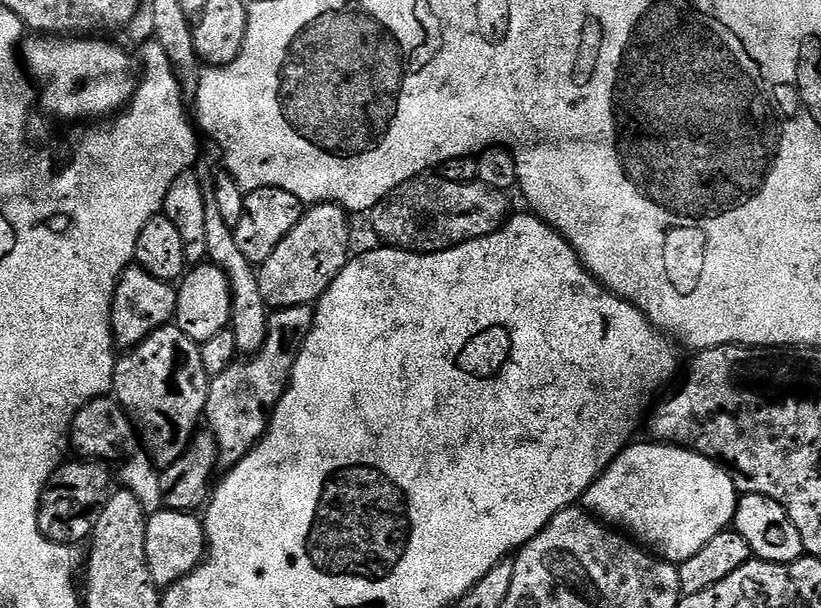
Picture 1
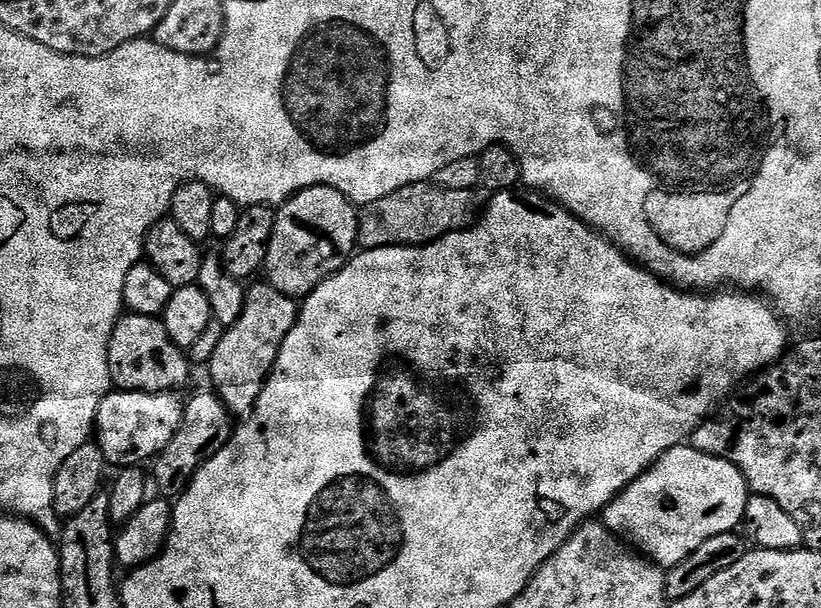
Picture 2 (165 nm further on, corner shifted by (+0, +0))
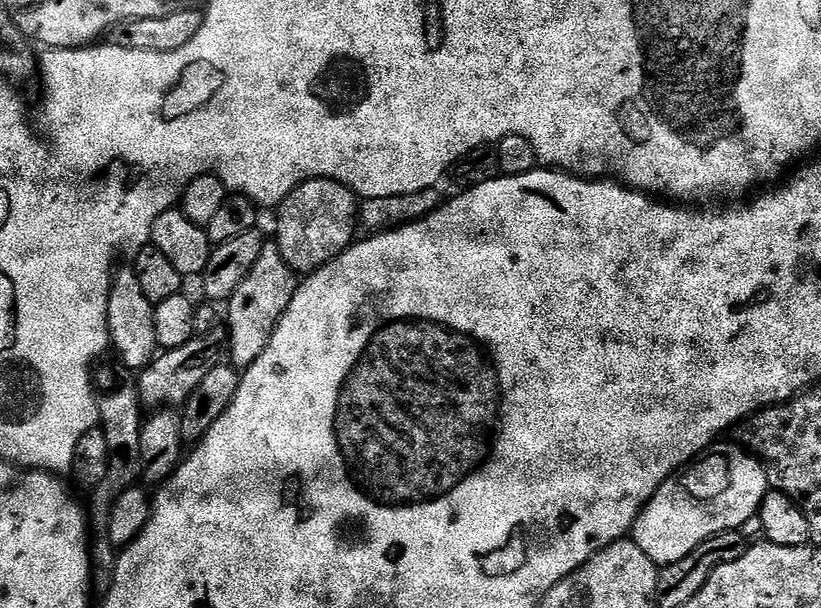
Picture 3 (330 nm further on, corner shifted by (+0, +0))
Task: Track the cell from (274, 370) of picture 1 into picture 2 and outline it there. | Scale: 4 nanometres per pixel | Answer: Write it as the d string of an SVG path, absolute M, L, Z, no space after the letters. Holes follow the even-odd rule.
M261 282L247 289L242 315L234 326L224 329L222 342L218 342L214 358L210 358L206 366L206 372L212 375L211 387L233 417L243 418L256 407L264 383L276 365L282 342L286 342L286 334L294 330L298 317L300 304L293 297L282 294L282 290L274 290L272 284Z

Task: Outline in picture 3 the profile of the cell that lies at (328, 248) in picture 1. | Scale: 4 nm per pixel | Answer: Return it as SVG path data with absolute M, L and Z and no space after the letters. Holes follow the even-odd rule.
M310 180L291 192L278 206L276 216L276 236L274 242L278 250L282 250L282 258L298 274L311 274L326 266L334 258L338 258L351 248L354 243L352 235L358 232L358 200L357 197L345 186L336 180Z

